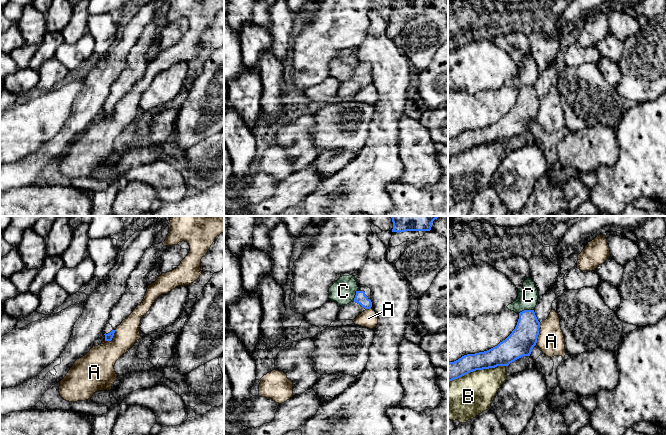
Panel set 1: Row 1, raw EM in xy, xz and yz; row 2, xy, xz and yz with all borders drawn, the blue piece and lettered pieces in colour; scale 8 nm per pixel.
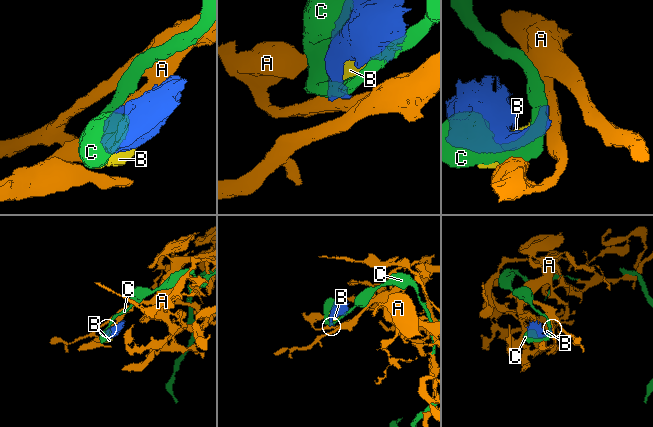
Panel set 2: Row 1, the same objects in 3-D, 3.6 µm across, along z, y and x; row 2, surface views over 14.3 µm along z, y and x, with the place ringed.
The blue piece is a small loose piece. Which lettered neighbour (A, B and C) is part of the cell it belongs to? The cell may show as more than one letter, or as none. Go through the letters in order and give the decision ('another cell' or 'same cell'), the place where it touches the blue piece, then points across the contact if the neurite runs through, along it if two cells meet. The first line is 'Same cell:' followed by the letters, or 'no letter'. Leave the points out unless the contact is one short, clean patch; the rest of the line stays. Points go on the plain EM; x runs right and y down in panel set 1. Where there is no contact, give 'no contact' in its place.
Same cell: no letter
A: another cell | yz (538, 109)
B: another cell | yz (476, 145)
C: another cell | yz (525, 86)

